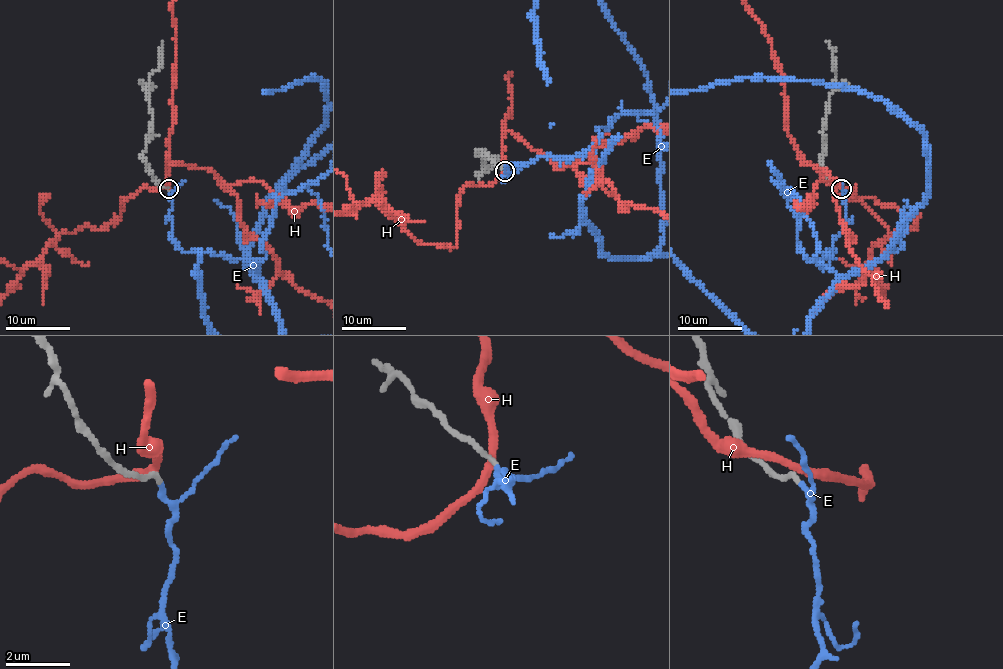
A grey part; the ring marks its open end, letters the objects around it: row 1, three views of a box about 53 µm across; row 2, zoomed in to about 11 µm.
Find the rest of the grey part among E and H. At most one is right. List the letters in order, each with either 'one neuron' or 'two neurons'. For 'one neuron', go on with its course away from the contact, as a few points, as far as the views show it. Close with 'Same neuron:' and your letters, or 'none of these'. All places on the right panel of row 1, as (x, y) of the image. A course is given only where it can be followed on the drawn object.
E: one neuron
H: two neurons
Same neuron: E

